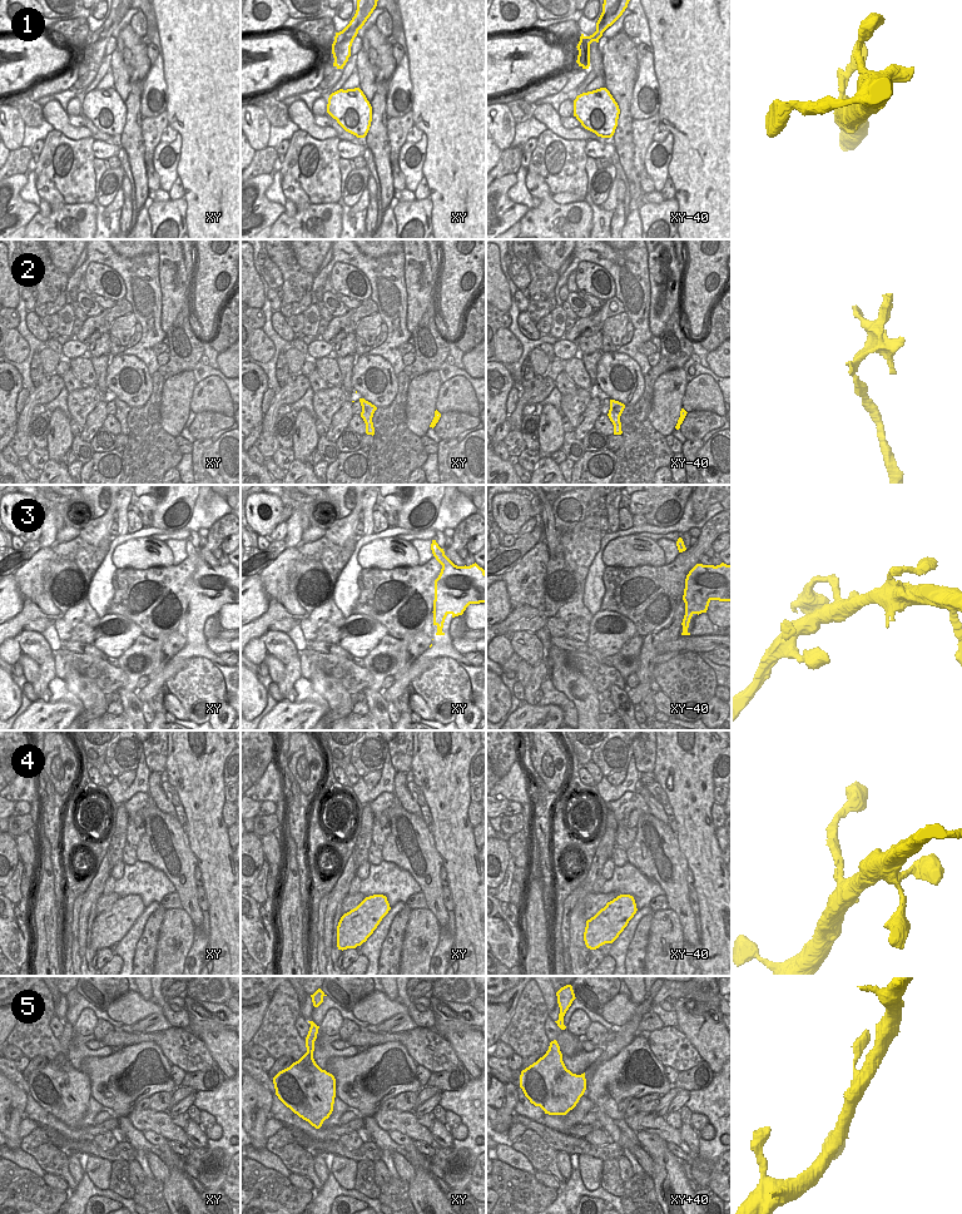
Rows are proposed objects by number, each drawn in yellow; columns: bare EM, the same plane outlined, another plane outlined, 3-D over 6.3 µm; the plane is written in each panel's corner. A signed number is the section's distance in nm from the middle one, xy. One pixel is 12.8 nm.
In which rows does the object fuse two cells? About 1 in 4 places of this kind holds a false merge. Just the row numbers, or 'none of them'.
2.

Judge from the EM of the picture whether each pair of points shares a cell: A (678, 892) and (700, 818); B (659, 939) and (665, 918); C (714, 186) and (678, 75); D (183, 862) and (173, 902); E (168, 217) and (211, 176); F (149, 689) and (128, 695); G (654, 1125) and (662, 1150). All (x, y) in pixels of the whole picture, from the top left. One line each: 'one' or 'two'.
A: two
B: one
C: one
D: two
E: two
F: two
G: two

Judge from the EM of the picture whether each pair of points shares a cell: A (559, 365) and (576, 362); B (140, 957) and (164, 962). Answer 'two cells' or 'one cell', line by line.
A: two cells
B: two cells

